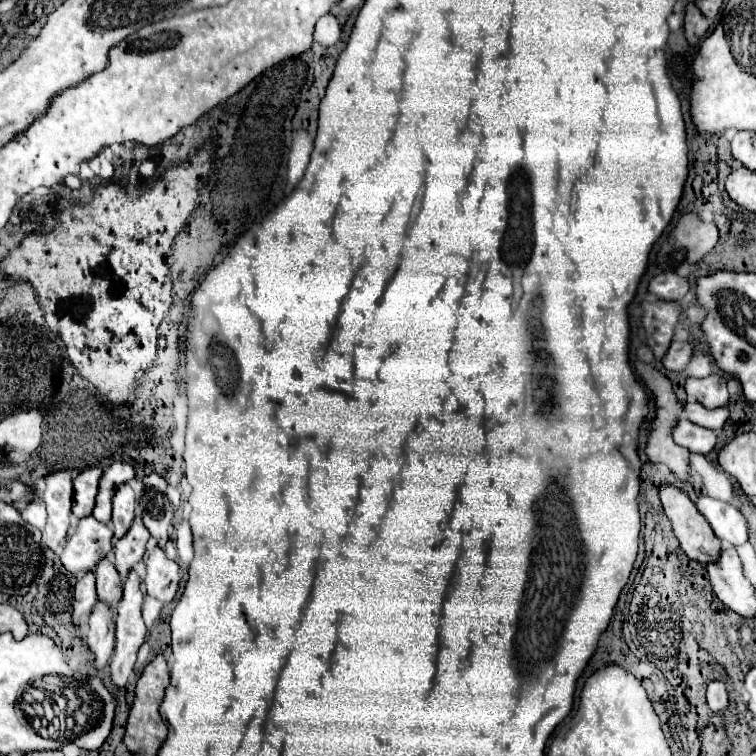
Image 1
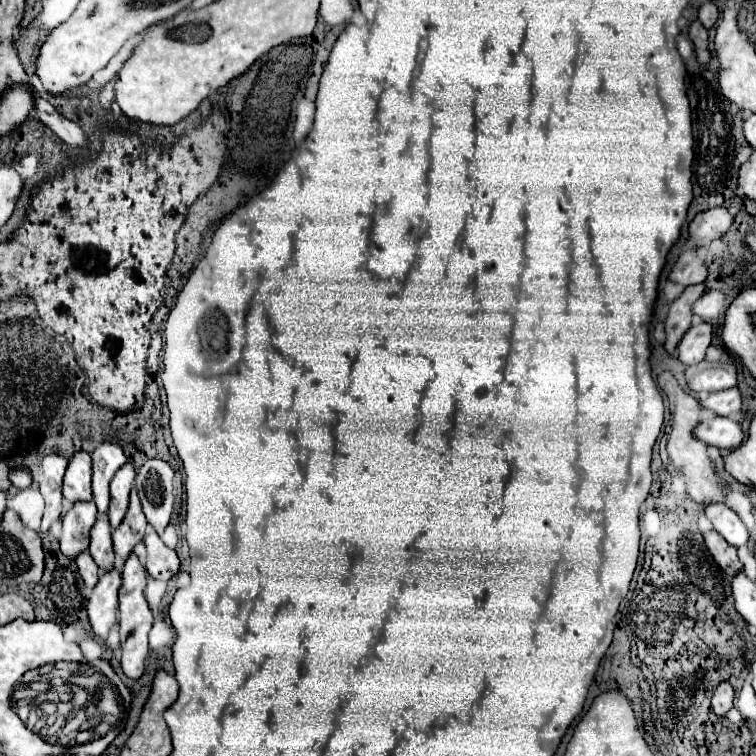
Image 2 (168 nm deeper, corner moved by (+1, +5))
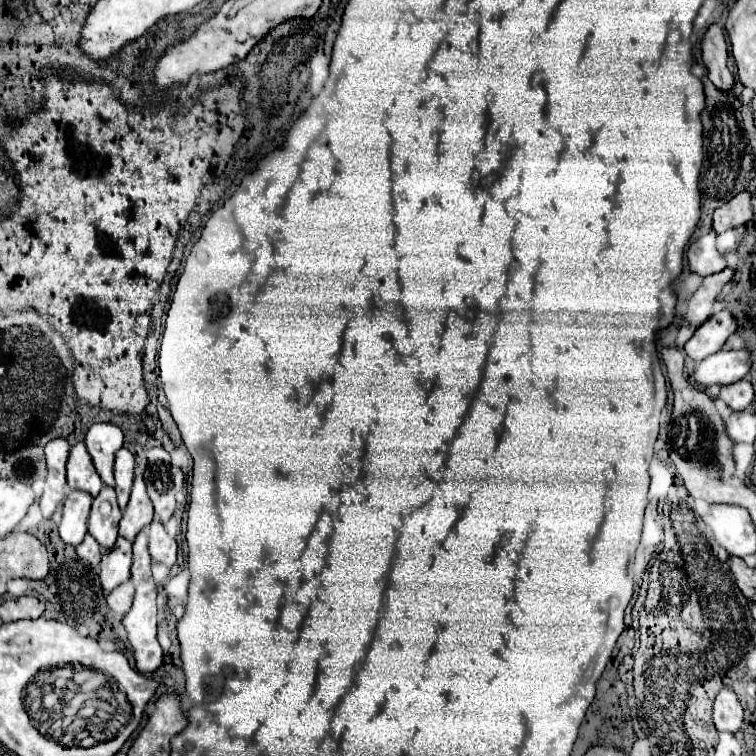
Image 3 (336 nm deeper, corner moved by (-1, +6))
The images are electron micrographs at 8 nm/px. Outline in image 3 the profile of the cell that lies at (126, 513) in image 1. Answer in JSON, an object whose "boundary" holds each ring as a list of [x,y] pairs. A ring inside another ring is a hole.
{"boundary":[[[119,448],[115,454],[115,490],[117,490],[117,500],[121,510],[127,506],[129,492],[133,486],[133,468],[135,468],[135,458],[127,448]]]}

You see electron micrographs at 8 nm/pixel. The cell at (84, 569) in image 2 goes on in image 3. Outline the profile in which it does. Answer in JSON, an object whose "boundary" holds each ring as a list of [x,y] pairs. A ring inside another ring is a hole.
{"boundary":[[[87,534],[85,540],[77,546],[77,556],[79,556],[81,560],[89,562],[89,564],[97,570],[97,566],[99,566],[99,562],[101,562],[101,546],[97,544],[97,540],[95,540],[91,534]]]}

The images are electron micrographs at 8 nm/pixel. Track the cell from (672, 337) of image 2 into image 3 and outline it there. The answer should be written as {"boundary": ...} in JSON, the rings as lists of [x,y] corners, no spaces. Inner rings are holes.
{"boundary":[[[725,268],[717,274],[711,274],[711,276],[705,276],[703,284],[699,286],[699,290],[689,298],[689,310],[687,310],[687,322],[681,326],[679,330],[679,336],[675,340],[675,346],[677,348],[683,348],[685,342],[695,334],[695,330],[709,320],[711,316],[711,310],[713,310],[713,304],[719,296],[719,292],[723,290],[725,284],[731,282],[735,270],[733,268]]]}

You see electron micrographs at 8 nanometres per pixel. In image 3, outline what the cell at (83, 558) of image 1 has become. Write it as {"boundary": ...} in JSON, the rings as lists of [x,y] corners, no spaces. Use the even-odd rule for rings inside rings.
{"boundary":[[[69,490],[65,498],[63,518],[59,522],[59,536],[65,544],[79,546],[87,534],[87,516],[91,510],[93,496],[83,490]]]}

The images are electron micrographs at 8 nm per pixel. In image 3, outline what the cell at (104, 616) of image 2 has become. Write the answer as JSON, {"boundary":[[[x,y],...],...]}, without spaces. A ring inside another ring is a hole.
{"boundary":[[[123,536],[117,538],[115,546],[105,550],[101,558],[101,586],[105,594],[113,590],[115,586],[129,580],[129,568],[131,568],[131,542]]]}

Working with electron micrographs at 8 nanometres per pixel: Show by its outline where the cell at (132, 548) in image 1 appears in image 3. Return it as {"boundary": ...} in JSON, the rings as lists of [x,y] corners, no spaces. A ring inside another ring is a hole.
{"boundary":[[[135,476],[129,504],[119,522],[119,534],[123,534],[123,538],[133,542],[135,536],[141,532],[141,528],[151,524],[151,520],[153,520],[153,504],[145,490],[143,476]]]}

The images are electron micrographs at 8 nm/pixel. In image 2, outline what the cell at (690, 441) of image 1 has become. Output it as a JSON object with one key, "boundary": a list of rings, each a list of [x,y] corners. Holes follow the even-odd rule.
{"boundary":[[[705,417],[695,427],[693,435],[705,445],[713,445],[719,449],[735,449],[743,441],[741,425],[727,417]]]}

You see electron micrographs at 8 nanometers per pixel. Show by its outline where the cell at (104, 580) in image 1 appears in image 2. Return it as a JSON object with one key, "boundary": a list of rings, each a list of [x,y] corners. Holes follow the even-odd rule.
{"boundary":[[[99,515],[97,525],[93,527],[91,533],[91,545],[89,553],[103,571],[111,571],[115,567],[115,553],[113,553],[113,543],[111,543],[111,529],[107,515]]]}

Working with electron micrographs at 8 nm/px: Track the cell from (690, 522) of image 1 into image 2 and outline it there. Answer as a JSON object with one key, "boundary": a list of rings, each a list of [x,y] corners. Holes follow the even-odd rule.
{"boundary":[[[707,531],[703,533],[705,545],[711,553],[711,557],[715,559],[715,563],[729,575],[733,577],[733,573],[739,573],[743,567],[737,559],[737,549],[733,545],[729,545],[717,531]]]}

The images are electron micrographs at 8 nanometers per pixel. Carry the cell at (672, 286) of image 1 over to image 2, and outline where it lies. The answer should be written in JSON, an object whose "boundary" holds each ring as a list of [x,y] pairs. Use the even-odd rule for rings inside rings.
{"boundary":[[[687,249],[679,255],[677,263],[673,265],[671,273],[669,273],[669,279],[673,283],[679,283],[683,287],[689,287],[689,285],[697,285],[697,283],[703,283],[707,279],[707,267],[705,263],[697,257],[695,249]]]}

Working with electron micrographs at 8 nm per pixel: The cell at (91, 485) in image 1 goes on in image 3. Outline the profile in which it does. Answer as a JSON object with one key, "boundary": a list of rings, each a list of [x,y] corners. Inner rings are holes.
{"boundary":[[[77,442],[71,452],[69,452],[69,460],[67,460],[67,482],[71,488],[77,490],[85,490],[91,496],[95,496],[103,482],[99,480],[99,474],[93,466],[93,460],[85,448],[83,442]]]}

